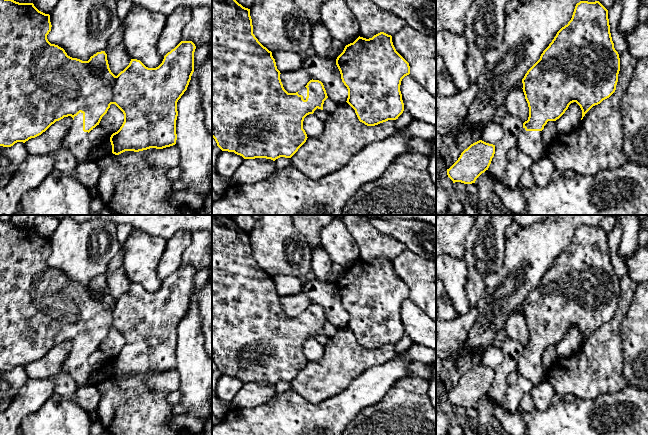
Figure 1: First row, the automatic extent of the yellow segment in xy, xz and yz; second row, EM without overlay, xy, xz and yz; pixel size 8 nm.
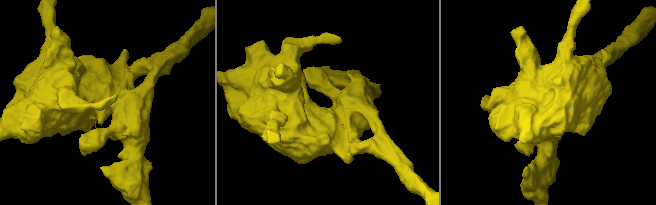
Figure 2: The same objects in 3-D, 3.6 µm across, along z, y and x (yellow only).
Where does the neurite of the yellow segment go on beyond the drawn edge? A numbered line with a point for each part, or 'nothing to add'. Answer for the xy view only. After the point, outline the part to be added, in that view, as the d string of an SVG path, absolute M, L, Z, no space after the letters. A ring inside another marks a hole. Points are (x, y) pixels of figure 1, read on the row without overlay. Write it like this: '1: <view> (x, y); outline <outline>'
1: xy (76, 365); outline M80 336L74 341L73 347L62 365L61 373L69 374L77 385L87 384L92 372L88 358L83 355L83 337Z

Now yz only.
1: yz (530, 366); outline M522 352L517 368L519 376L523 376L534 385L538 385L544 380L544 371L542 355L526 355L525 352Z

